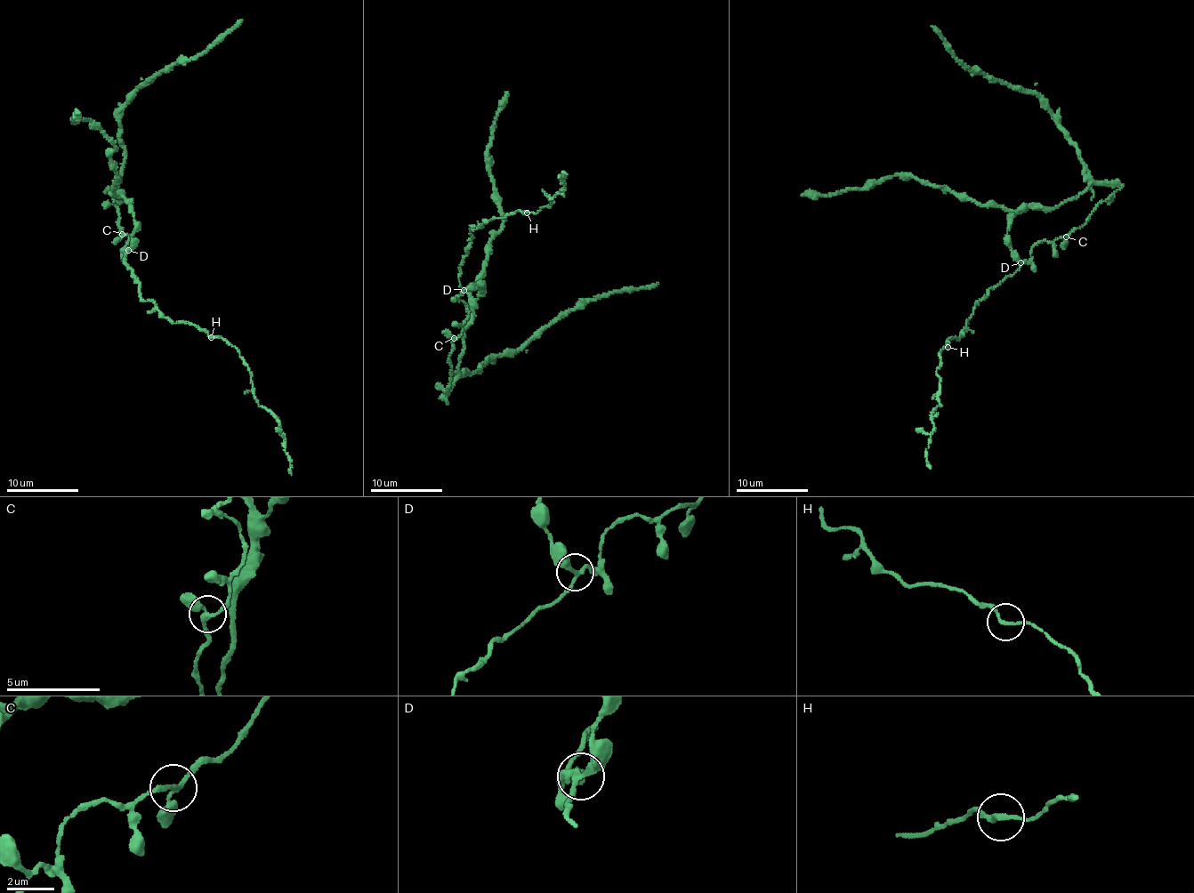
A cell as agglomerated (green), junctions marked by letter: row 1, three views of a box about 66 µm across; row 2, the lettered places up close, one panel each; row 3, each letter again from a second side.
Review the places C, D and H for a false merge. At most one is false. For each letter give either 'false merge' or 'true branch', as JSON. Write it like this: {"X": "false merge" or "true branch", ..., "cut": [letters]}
{"C": "true branch", "D": "false merge", "H": "true branch", "cut": ["D"]}

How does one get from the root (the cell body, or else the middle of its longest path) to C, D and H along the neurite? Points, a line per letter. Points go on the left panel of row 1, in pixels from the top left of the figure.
C: (135, 226), (132, 243), (126, 250), (124, 247), (133, 236), (122, 234)
D: (135, 226), (128, 250)
H: (135, 226), (123, 260), (138, 281), (140, 295), (175, 323), (191, 323), (212, 336)

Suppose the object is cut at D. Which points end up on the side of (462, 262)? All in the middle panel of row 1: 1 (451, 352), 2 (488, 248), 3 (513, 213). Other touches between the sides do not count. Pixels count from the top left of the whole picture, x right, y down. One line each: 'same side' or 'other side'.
1: same side
2: other side
3: same side

